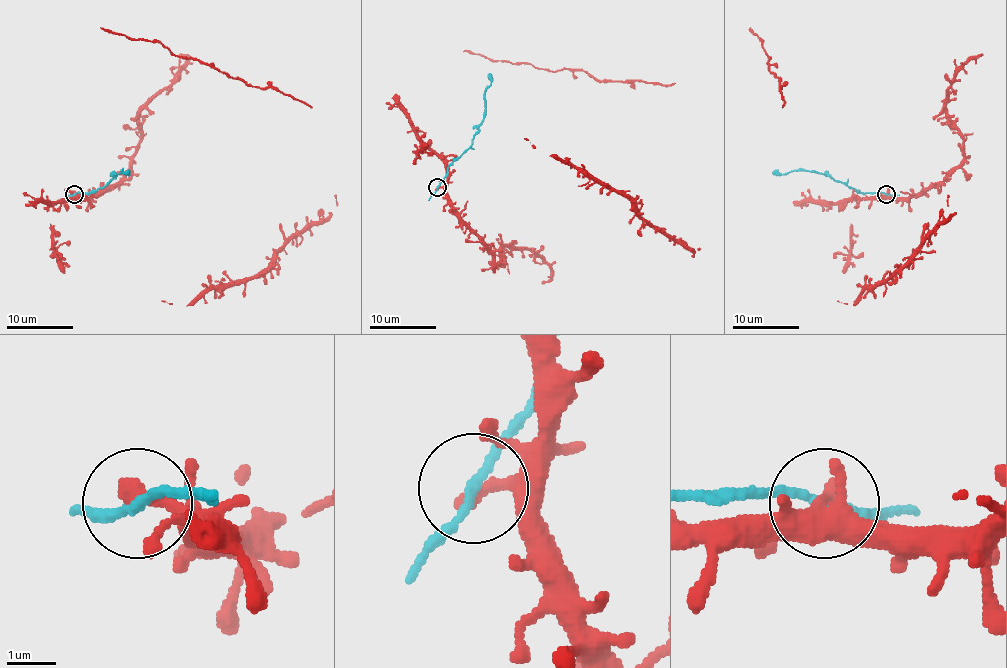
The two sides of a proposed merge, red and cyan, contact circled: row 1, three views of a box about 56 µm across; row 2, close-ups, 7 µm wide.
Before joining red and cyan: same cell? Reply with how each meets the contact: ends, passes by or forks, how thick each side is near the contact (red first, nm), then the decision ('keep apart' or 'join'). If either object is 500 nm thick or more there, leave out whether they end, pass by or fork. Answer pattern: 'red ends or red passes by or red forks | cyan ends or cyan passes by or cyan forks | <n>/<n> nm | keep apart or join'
red ends | cyan passes by | 360/170 nm | keep apart

